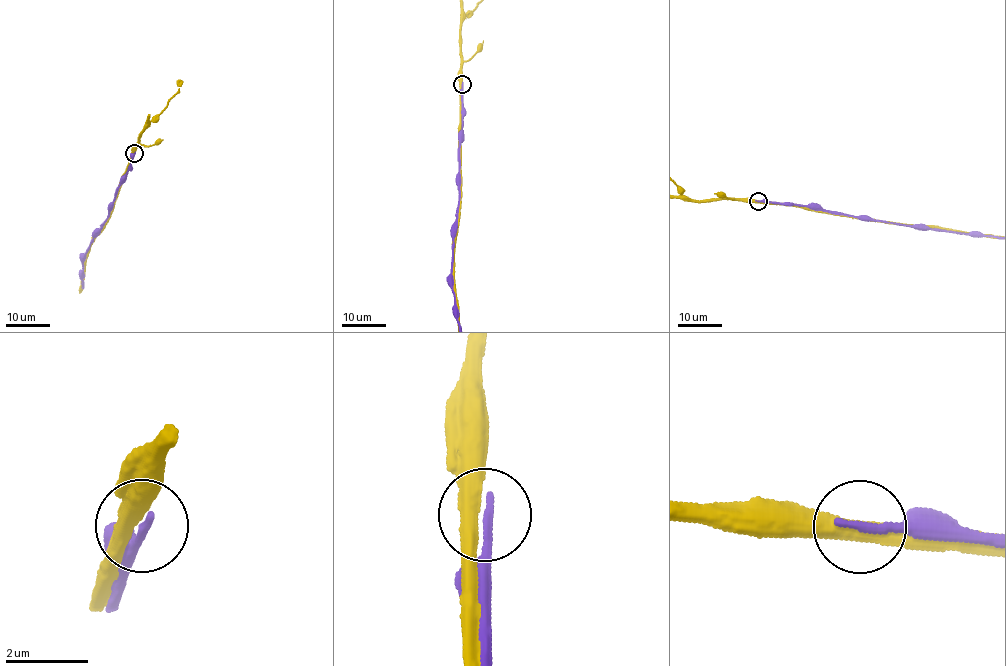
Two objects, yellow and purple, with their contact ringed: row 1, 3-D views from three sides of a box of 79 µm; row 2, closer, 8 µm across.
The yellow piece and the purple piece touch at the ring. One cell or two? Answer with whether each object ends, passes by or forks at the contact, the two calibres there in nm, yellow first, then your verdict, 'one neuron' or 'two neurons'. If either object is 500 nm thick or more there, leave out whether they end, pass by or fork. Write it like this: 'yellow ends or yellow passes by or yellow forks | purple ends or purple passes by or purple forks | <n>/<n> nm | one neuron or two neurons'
yellow passes by | purple ends | 420/200 nm | two neurons

